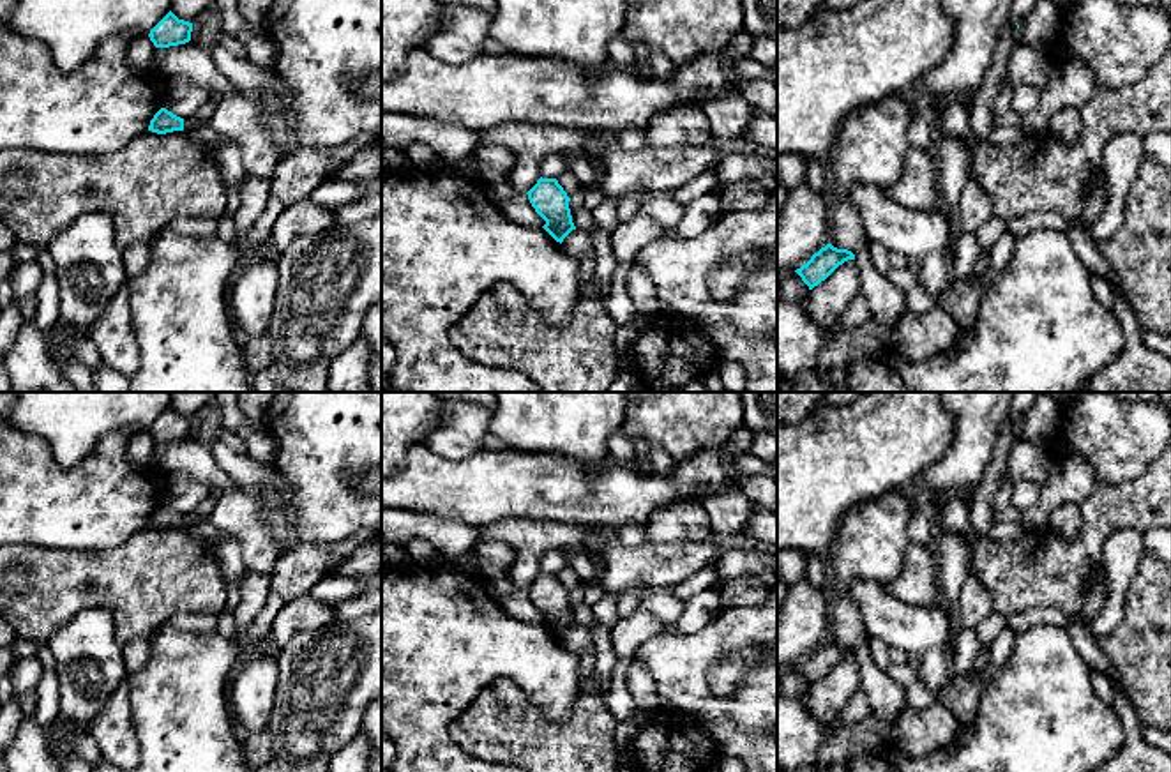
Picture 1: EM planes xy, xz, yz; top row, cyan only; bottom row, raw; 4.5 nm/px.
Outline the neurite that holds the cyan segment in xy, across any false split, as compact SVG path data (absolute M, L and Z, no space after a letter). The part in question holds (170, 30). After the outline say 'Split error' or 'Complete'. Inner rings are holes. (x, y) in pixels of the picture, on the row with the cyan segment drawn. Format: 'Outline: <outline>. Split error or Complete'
Outline: M171 11L150 30L155 48L170 48L191 41L193 23L178 19Z. Complete

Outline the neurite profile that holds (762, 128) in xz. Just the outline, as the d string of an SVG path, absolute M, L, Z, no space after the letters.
M754 108L745 138L777 148L777 117Z

